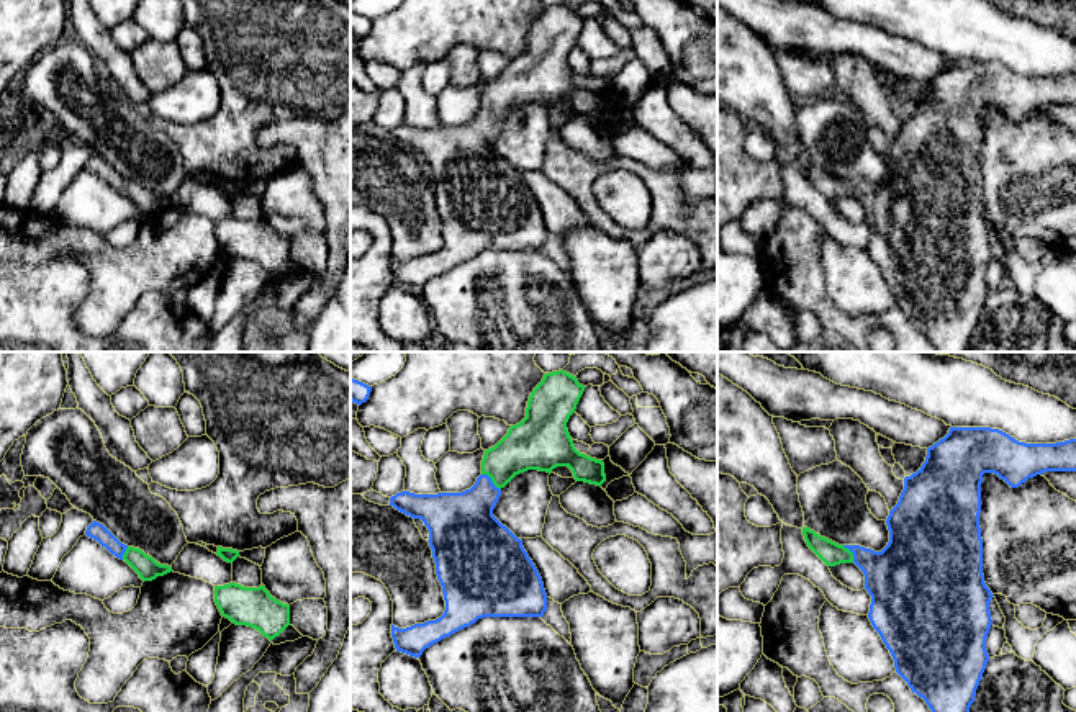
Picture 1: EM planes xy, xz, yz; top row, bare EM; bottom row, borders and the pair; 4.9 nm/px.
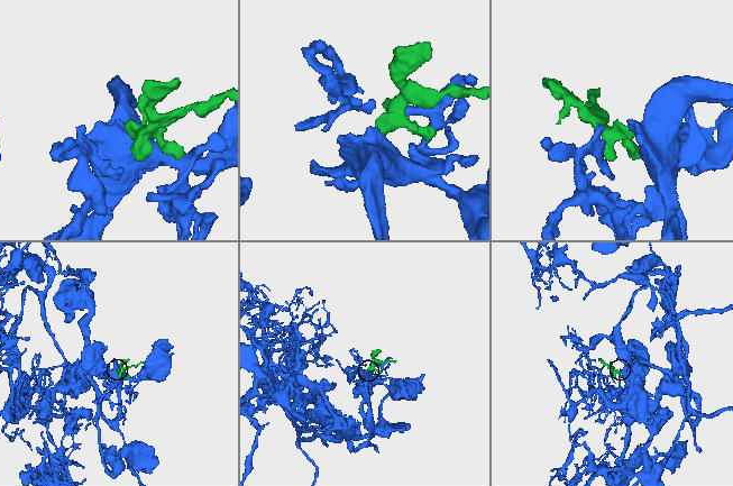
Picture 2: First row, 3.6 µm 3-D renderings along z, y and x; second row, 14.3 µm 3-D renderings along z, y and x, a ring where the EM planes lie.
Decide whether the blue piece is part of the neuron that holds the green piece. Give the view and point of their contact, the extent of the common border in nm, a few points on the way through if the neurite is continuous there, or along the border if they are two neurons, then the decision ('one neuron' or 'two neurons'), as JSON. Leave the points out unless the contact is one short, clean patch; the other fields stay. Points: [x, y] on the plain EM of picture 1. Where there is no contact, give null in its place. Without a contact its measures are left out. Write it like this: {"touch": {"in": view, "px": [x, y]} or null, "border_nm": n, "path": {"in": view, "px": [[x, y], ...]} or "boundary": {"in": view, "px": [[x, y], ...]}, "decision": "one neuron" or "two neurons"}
{"touch": {"in": "xz", "px": [492, 113]}, "border_nm": 130, "path": {"in": "xz", "px": [[528, 79], [492, 113], [464, 156]]}, "decision": "one neuron"}

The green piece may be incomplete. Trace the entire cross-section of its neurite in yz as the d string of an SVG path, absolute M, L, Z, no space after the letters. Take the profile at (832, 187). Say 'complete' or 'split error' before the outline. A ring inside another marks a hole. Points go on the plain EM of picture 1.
split error; M950 61L948 67L927 82L922 100L904 111L897 137L889 144L886 159L889 175L881 185L860 178L839 178L802 160L807 180L827 198L855 196L865 208L865 223L871 229L868 252L889 283L896 306L912 326L925 334L934 352L966 352L976 322L989 295L986 272L992 259L991 223L983 208L983 172L979 160L981 116L984 106L994 106L1010 121L1045 105L1076 105L1076 72L1056 77L1025 77L991 61Z

